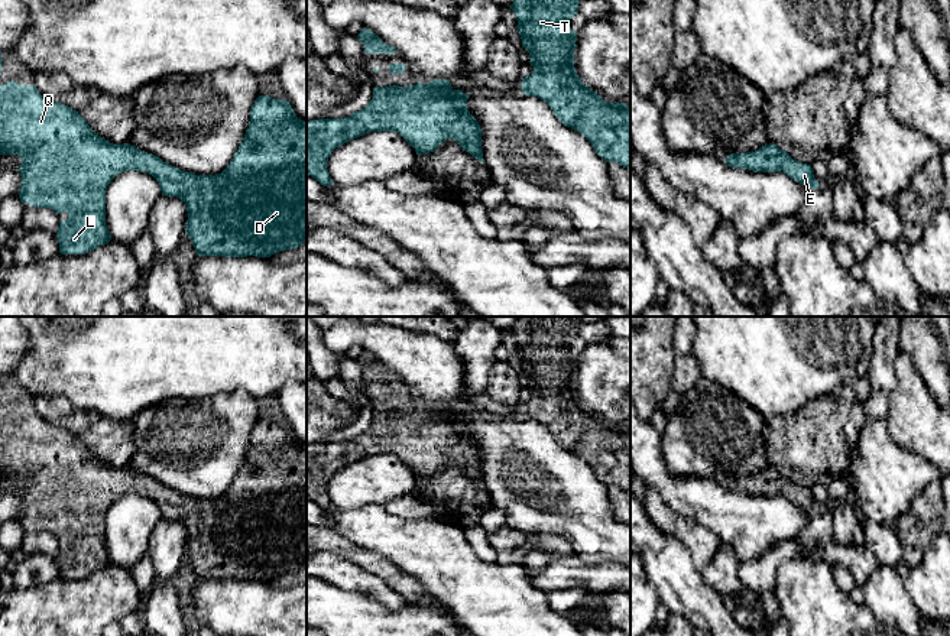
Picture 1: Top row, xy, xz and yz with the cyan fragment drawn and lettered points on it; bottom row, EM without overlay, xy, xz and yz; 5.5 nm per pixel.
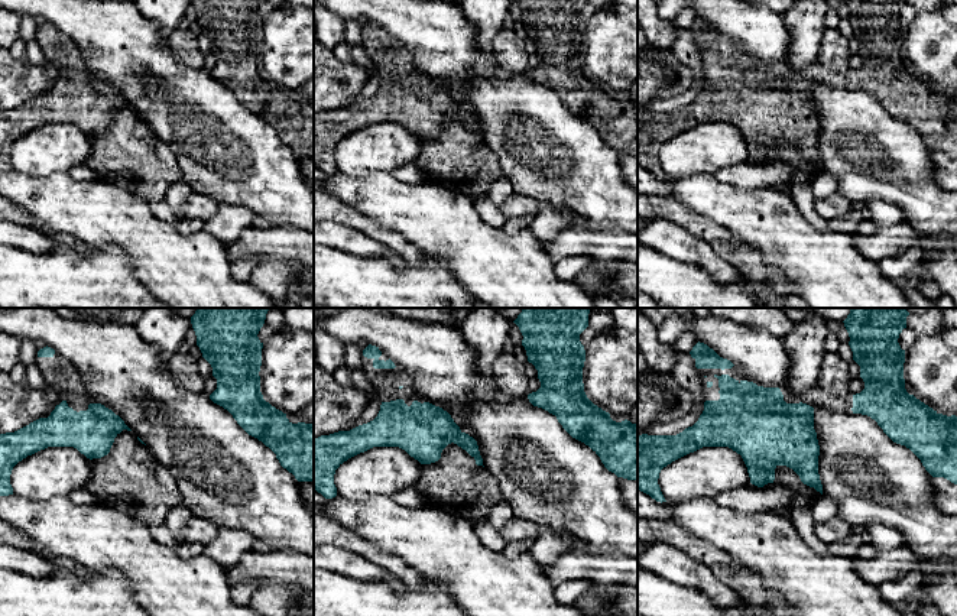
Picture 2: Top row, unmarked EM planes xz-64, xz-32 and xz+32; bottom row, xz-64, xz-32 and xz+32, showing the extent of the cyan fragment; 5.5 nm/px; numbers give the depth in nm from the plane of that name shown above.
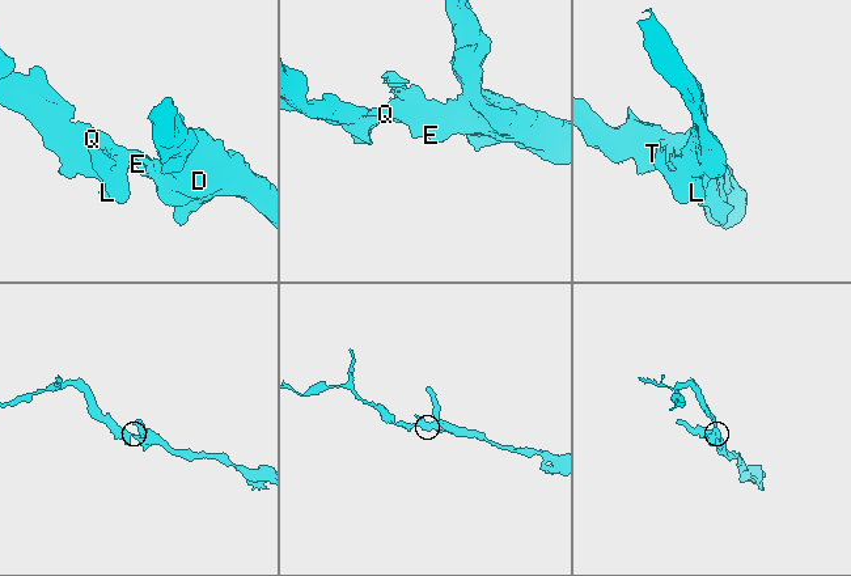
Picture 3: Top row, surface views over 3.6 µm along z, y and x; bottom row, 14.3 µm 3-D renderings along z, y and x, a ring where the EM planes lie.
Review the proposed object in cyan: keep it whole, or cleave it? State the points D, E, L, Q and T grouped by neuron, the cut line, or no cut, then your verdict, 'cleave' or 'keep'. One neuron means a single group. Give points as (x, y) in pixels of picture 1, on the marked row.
groups D E L Q T; cut none; keep

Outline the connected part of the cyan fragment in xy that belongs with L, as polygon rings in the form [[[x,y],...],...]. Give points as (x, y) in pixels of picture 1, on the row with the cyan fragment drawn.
[[[9,81],[0,84],[0,155],[17,155],[22,159],[17,169],[22,175],[19,198],[23,204],[68,214],[68,220],[59,221],[56,231],[61,254],[84,254],[111,240],[106,225],[106,189],[116,175],[126,171],[152,175],[162,195],[185,202],[185,233],[198,256],[270,257],[282,250],[298,249],[307,241],[307,121],[296,117],[286,100],[259,95],[252,106],[244,139],[227,168],[217,175],[195,175],[129,143],[110,143],[91,130],[78,111],[46,98],[36,85]]]

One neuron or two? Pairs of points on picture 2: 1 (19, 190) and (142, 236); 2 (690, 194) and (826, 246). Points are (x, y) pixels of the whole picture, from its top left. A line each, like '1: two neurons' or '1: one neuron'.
1: one neuron
2: one neuron

